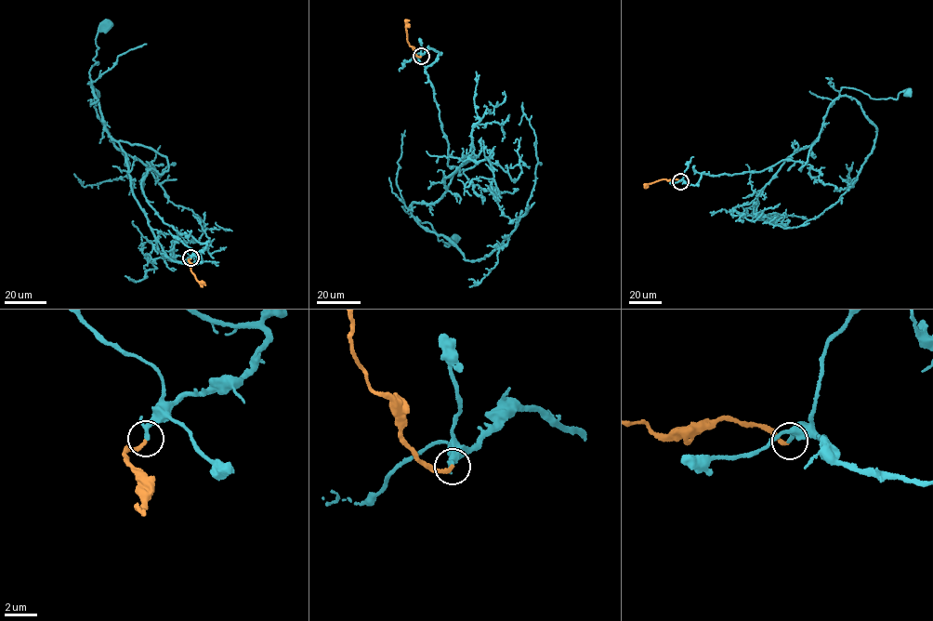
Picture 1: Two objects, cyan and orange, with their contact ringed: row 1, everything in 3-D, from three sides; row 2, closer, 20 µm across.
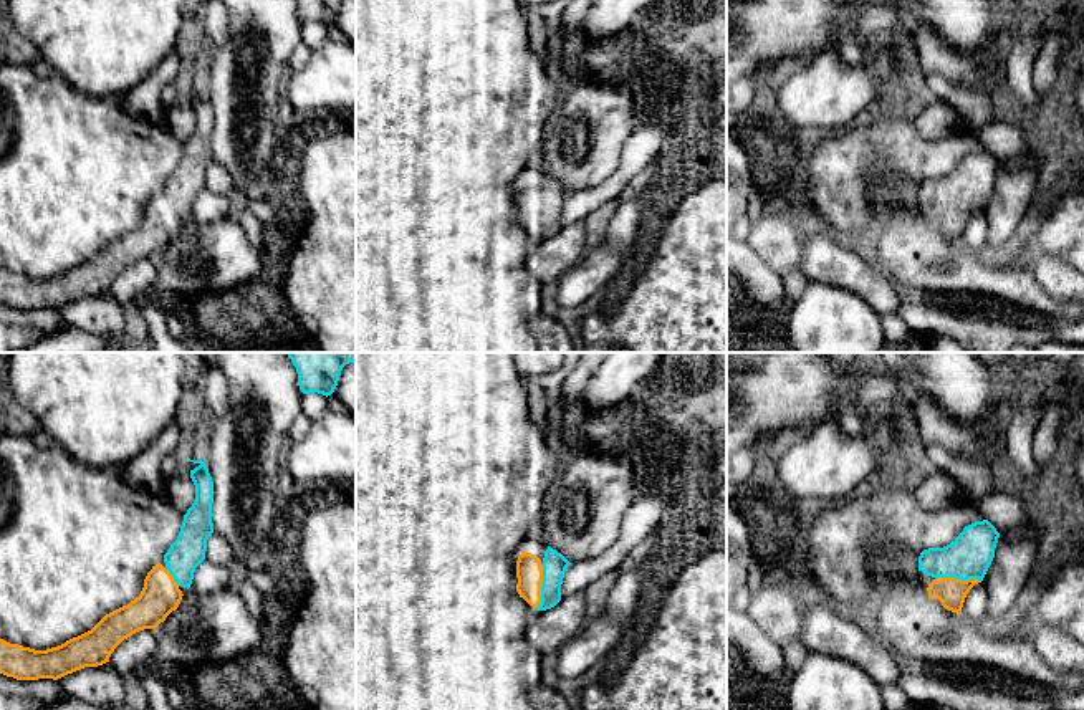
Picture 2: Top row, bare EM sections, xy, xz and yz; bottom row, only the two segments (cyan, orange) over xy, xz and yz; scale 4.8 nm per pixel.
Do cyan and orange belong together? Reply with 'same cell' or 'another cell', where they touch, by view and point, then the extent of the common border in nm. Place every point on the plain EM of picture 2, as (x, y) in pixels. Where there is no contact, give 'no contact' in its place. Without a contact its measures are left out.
same cell | xz (542, 217) | 220 nm

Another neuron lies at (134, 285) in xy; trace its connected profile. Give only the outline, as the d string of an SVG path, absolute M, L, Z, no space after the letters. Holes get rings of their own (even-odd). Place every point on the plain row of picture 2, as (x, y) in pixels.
M144 258L124 268L109 286L111 296L132 313L157 295L156 258Z

